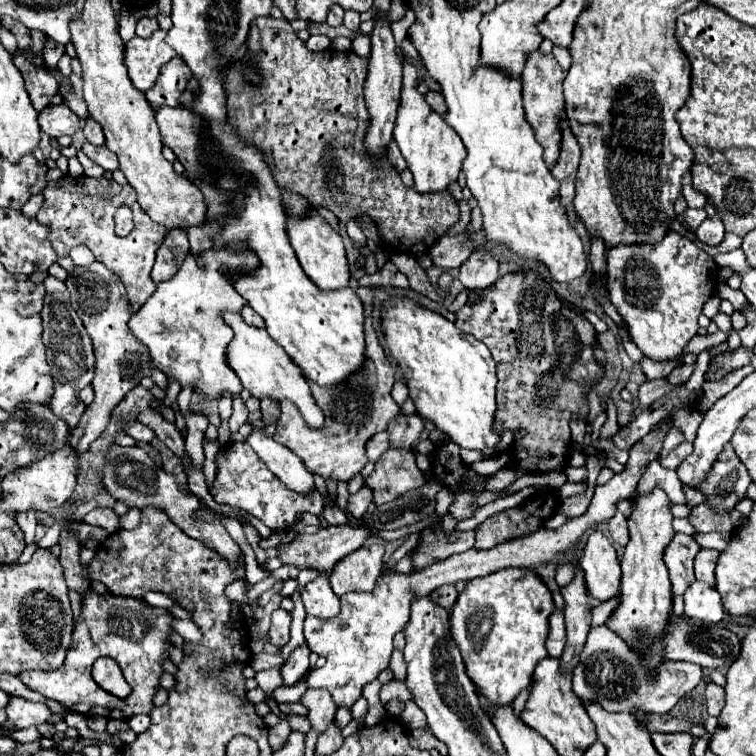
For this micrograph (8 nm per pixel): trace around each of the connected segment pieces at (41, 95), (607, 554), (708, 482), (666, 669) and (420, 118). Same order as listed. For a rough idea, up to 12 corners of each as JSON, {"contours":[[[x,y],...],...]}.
{"contours":[[[21,50],[13,64],[25,78],[35,110],[57,94],[59,82],[43,64]],[[593,532],[581,556],[589,594],[617,596],[621,566],[613,544]],[[727,444],[697,490],[727,514],[747,496],[747,468]],[[607,626],[591,628],[573,690],[611,712],[665,714],[701,666],[647,662]],[[403,66],[393,138],[417,192],[457,182],[463,140]]]}

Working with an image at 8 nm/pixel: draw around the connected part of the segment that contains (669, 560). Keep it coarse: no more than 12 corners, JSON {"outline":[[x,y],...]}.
{"outline":[[675,534],[665,548],[673,594],[695,582],[693,560],[701,546]]}

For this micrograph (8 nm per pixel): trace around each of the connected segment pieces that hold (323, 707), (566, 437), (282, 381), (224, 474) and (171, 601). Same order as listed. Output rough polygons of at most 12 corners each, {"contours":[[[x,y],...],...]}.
{"contours":[[[323,688],[307,690],[301,702],[317,734],[333,722],[337,710]],[[535,272],[457,312],[497,362],[495,430],[527,474],[569,462],[605,376],[593,324]],[[223,314],[227,362],[259,400],[289,400],[313,430],[325,416],[267,330]],[[247,442],[227,444],[209,490],[271,530],[319,516],[319,492],[287,490]],[[147,594],[143,600],[149,606],[169,610],[175,598],[167,594]]]}

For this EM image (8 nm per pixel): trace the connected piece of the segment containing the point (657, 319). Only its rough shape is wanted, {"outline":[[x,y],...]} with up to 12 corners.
{"outline":[[669,230],[607,252],[611,304],[651,360],[697,334],[719,266]]}

